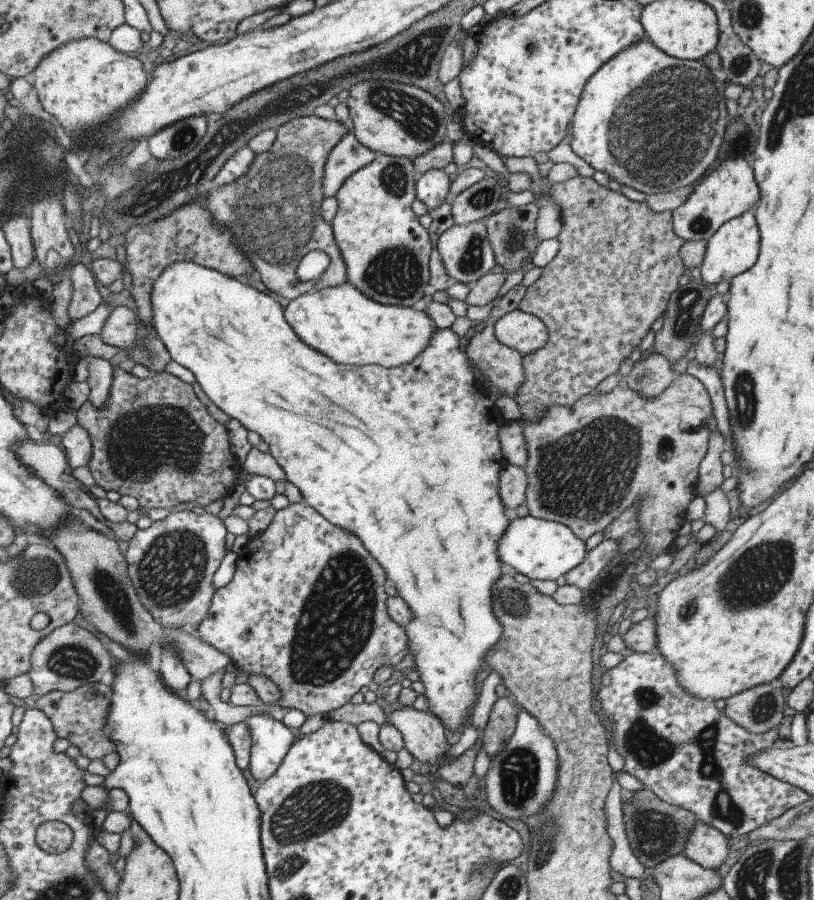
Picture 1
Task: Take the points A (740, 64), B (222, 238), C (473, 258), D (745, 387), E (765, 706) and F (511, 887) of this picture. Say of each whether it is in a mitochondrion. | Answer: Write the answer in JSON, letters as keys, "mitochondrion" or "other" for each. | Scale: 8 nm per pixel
{"A":"mitochondrion","B":"mitochondrion","C":"mitochondrion","D":"mitochondrion","E":"mitochondrion","F":"mitochondrion"}

